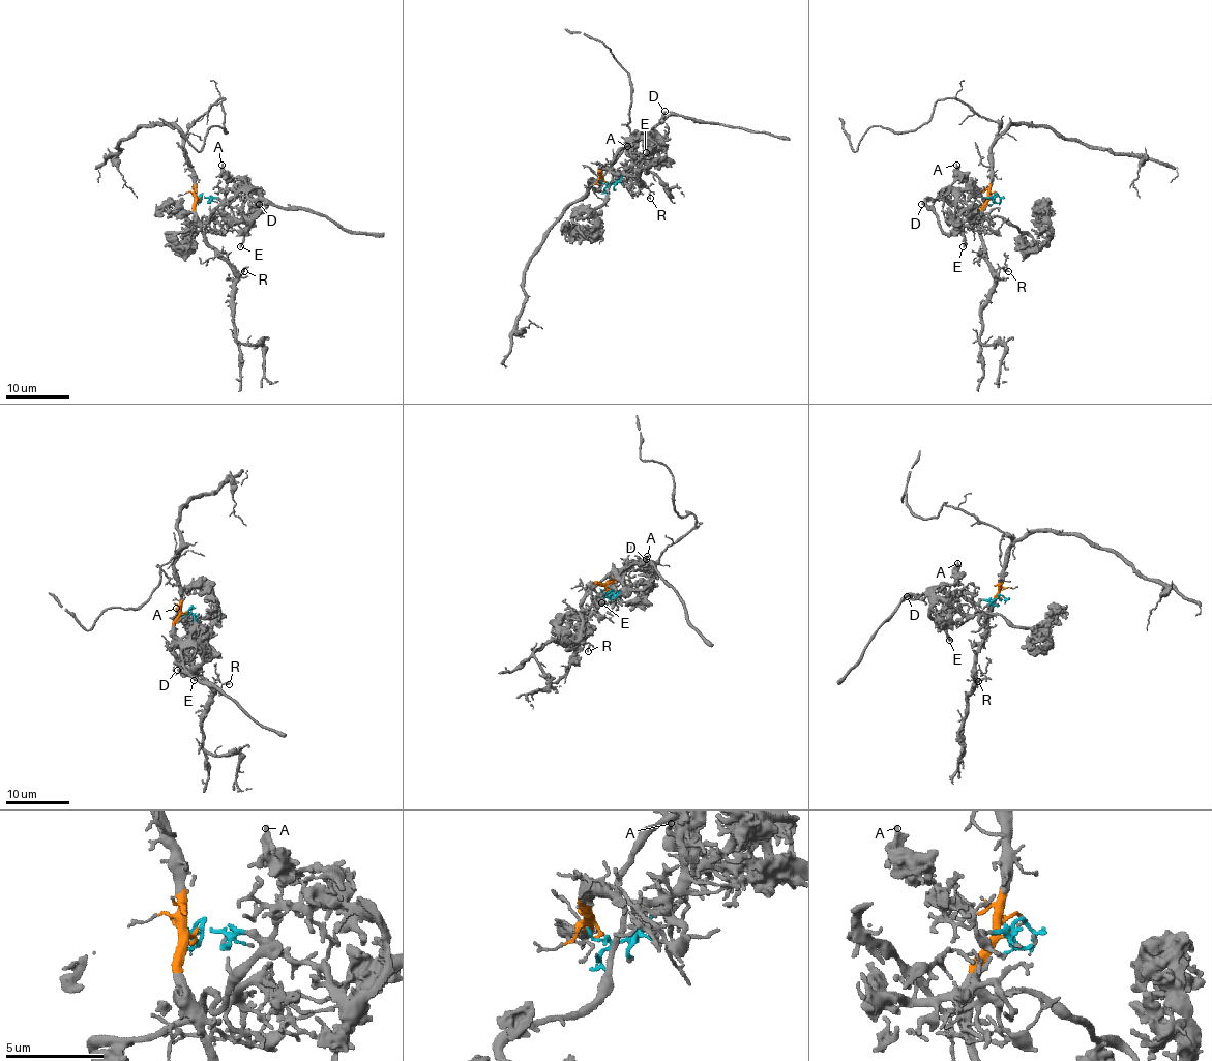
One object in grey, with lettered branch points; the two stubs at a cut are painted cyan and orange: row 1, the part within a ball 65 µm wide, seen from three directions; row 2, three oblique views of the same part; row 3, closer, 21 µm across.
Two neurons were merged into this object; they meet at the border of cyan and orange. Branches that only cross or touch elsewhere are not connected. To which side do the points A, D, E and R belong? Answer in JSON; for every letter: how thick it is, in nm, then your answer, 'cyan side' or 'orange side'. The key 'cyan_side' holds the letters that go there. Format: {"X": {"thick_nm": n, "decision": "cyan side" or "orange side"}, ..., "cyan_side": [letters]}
{"A": {"thick_nm": 280, "decision": "cyan side"}, "D": {"thick_nm": 200, "decision": "cyan side"}, "E": {"thick_nm": 240, "decision": "cyan side"}, "R": {"thick_nm": 180, "decision": "orange side"}, "cyan_side": ["A", "D", "E"]}

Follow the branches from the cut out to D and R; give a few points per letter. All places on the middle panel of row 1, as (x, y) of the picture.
D: (607, 182), (614, 184), (658, 147), (658, 135), (654, 129), (664, 111)
R: (607, 182), (601, 177), (601, 170), (631, 174), (649, 190), (651, 198)

